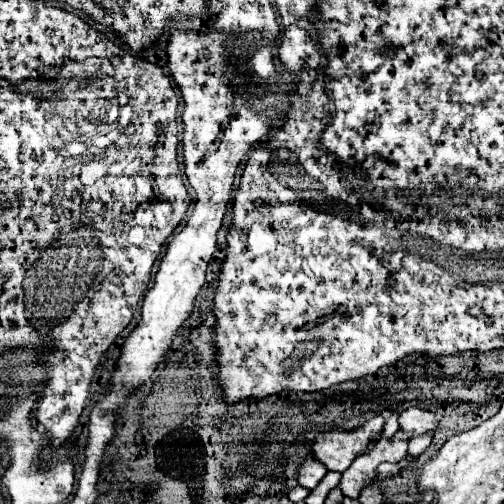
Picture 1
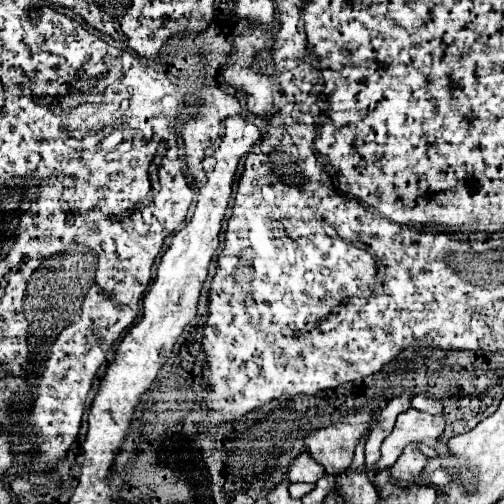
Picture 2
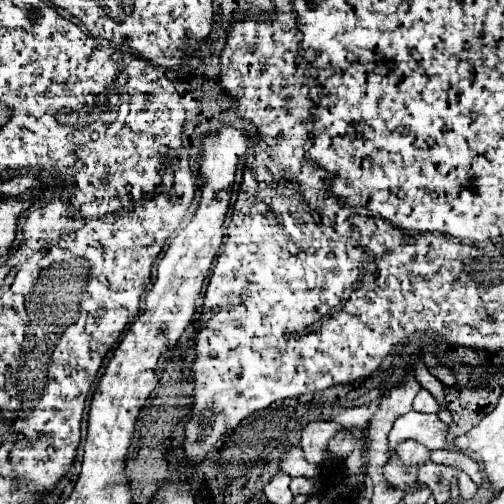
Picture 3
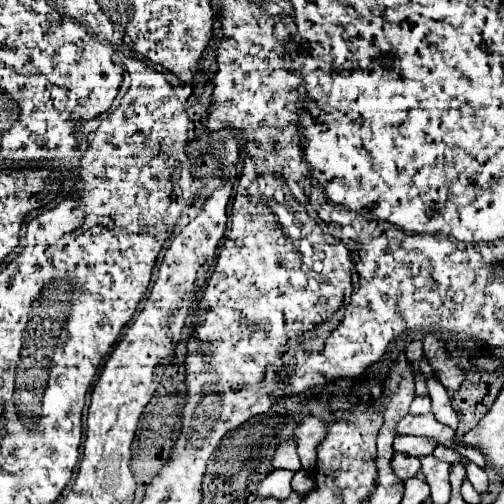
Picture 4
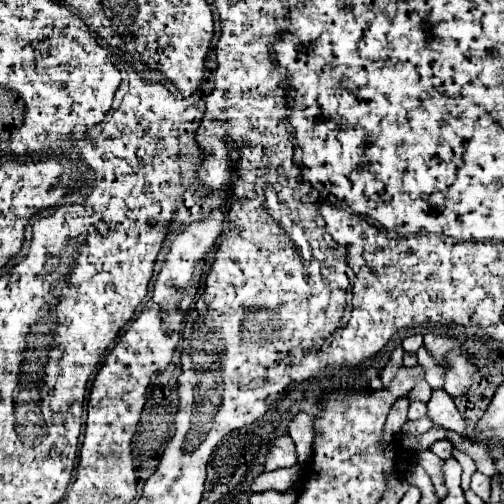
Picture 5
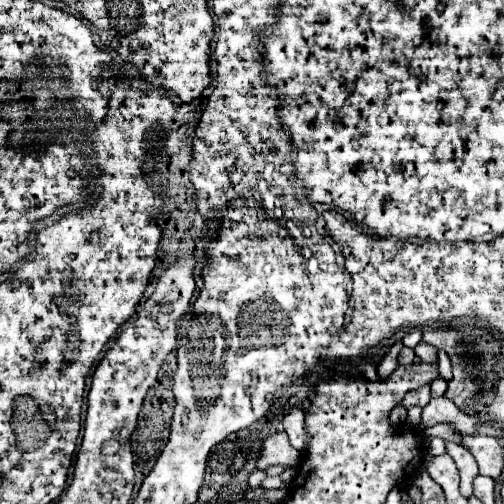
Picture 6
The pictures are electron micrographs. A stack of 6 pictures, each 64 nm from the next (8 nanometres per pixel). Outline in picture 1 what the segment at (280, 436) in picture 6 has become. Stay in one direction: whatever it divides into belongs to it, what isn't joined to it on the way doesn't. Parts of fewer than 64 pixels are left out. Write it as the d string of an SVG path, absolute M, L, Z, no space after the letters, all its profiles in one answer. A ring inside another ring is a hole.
M306 458L298 472L298 482L300 482L300 486L314 490L320 484L320 480L324 478L324 474L326 474L326 468L320 462L314 458Z

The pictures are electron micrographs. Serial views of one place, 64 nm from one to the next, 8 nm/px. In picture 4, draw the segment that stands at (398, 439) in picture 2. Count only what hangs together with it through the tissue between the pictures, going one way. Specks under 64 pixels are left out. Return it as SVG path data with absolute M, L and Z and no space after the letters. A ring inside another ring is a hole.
M406 414L396 424L396 436L422 436L446 447L453 447L454 432L450 426L440 424L434 418L434 414L422 414L422 416Z

